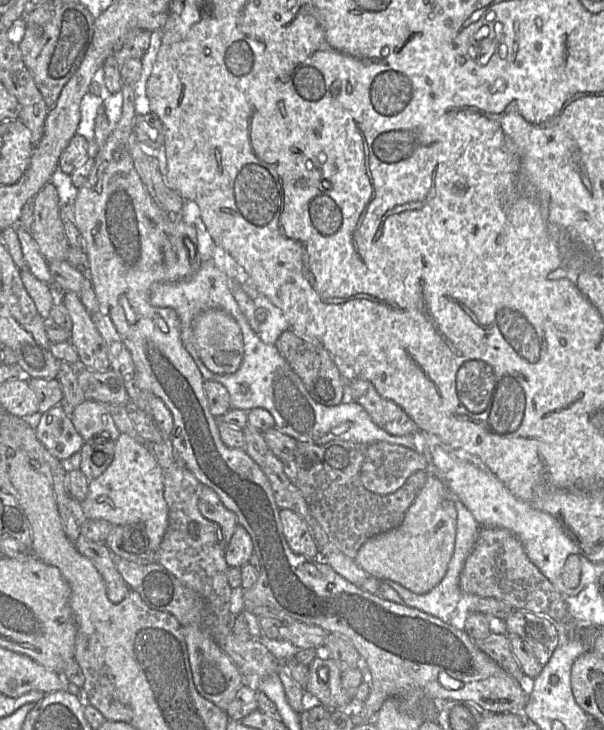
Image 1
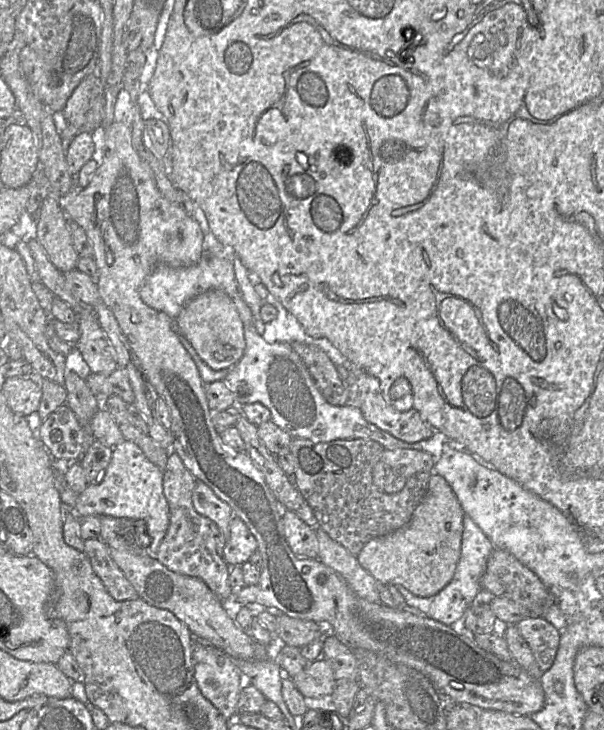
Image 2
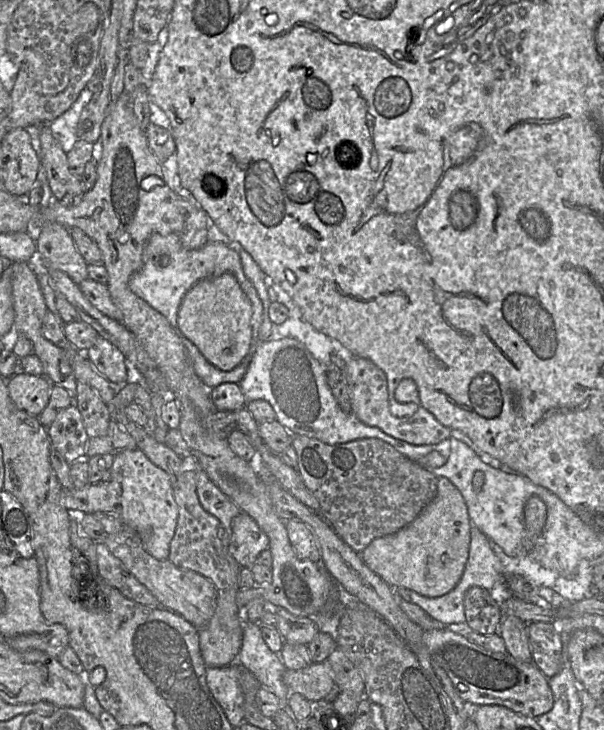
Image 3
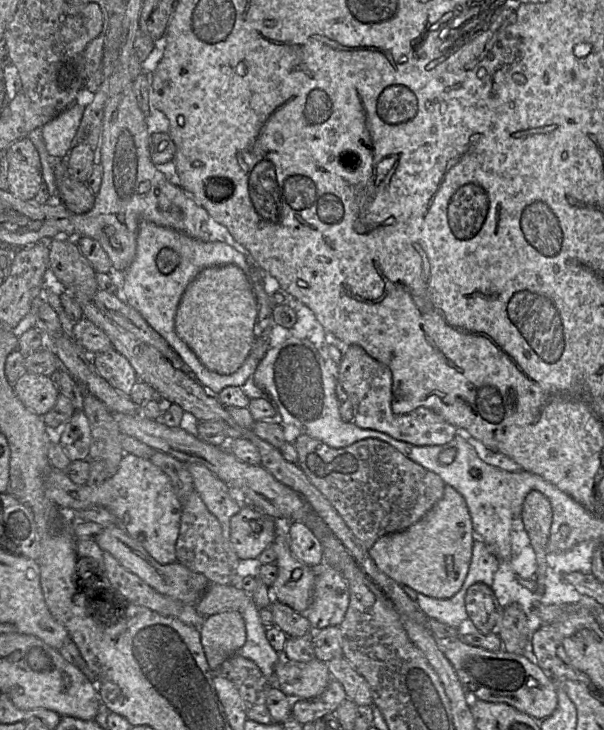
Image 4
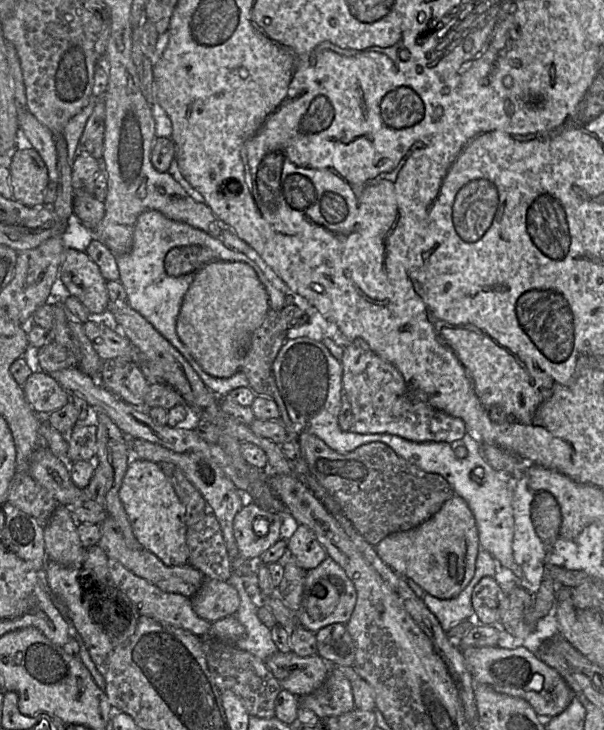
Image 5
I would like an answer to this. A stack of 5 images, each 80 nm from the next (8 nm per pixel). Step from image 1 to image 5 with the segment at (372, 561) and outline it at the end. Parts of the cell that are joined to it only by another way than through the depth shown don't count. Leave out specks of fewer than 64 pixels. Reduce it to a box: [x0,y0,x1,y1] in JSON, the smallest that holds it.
[375,494,480,599]

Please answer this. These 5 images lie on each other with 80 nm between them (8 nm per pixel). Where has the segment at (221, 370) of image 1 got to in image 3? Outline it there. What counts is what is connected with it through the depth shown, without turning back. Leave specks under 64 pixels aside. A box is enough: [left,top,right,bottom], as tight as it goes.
[177,274,252,371]

